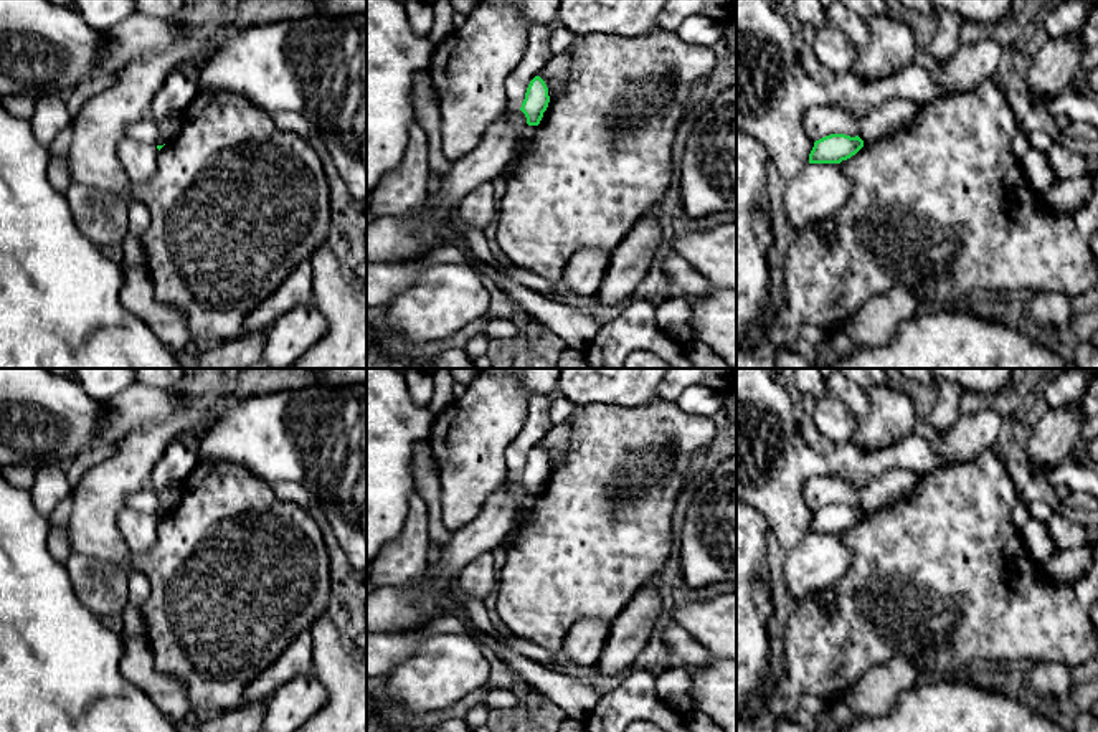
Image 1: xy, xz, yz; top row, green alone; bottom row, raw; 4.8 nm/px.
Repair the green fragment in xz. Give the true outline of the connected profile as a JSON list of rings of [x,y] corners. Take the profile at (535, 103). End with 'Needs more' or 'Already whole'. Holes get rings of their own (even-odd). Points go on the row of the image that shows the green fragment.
[[[535,76],[525,93],[520,111],[528,126],[538,126],[550,102],[548,88],[540,76]]]. Already whole

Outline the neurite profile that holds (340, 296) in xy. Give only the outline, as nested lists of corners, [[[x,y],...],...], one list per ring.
[[[327,241],[320,245],[309,264],[312,269],[312,304],[327,319],[329,329],[287,368],[367,368],[367,283],[355,274],[355,269],[335,258]]]

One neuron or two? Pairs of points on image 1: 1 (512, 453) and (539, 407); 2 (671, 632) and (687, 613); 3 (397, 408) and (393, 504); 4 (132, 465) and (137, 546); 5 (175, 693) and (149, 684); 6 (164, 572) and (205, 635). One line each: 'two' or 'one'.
1: one
2: two
3: one
4: two
5: one
6: one

